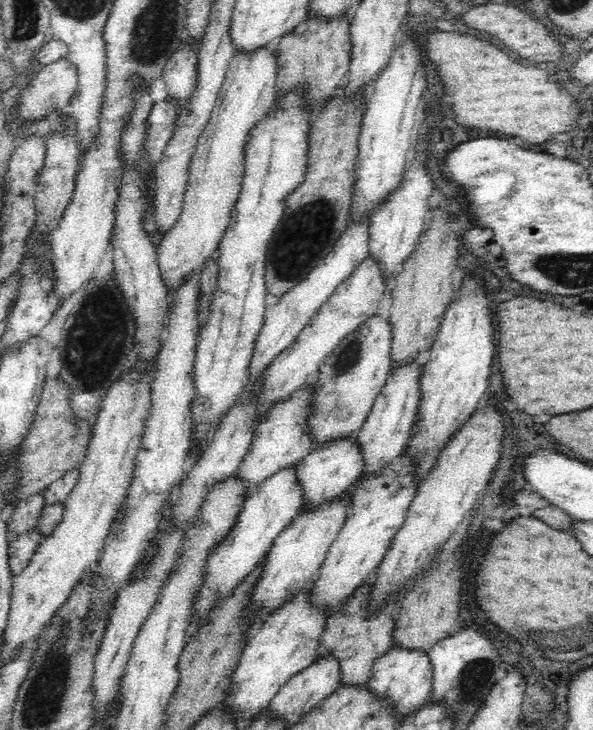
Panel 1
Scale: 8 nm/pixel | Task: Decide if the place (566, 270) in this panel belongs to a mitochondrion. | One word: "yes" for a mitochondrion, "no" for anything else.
yes

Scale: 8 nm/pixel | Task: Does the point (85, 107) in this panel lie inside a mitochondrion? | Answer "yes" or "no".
no

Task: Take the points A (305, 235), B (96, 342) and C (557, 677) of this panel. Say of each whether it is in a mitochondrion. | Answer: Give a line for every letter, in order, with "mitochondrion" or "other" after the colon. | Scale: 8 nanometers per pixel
A: mitochondrion
B: mitochondrion
C: other

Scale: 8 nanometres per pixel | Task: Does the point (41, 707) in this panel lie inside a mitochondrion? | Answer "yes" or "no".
yes

